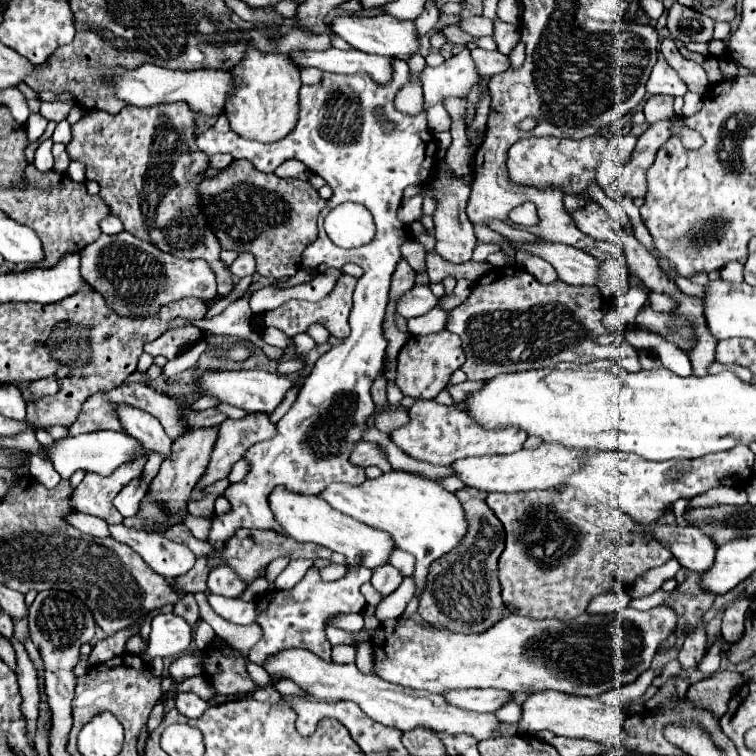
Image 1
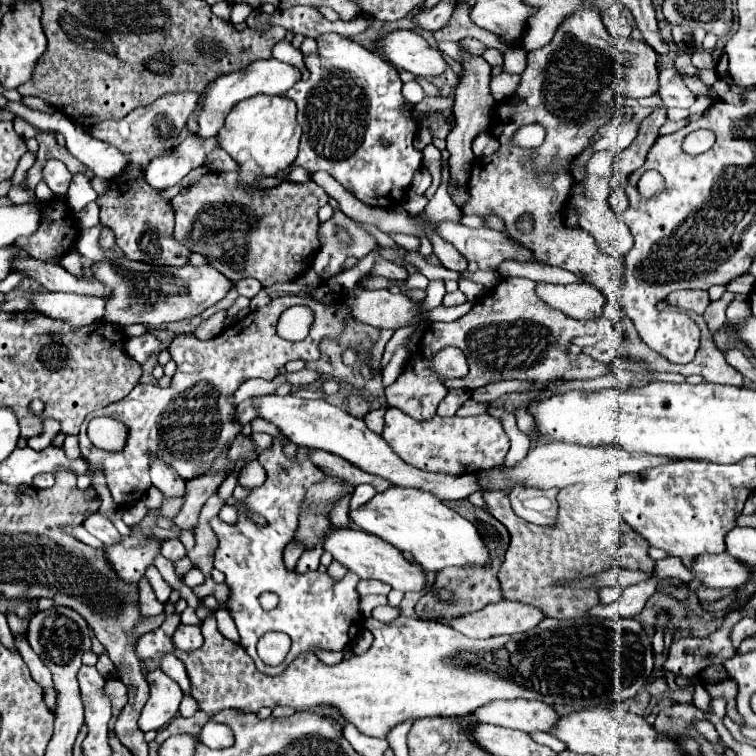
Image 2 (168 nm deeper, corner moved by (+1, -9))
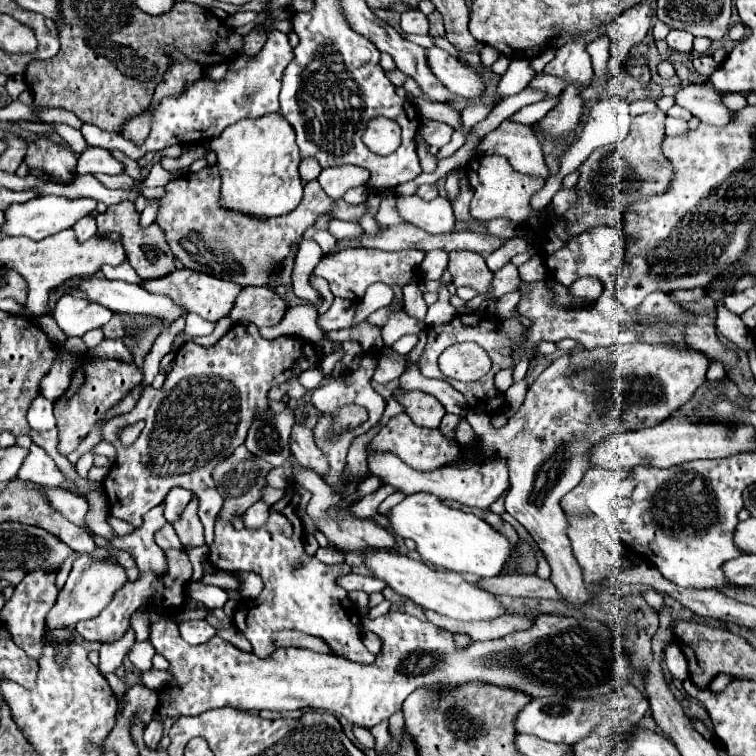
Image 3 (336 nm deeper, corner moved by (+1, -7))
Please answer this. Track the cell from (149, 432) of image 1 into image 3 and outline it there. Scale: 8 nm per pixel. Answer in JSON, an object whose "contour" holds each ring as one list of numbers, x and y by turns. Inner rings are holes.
{"contour":[[180,487,172,489,172,491,168,493,166,501,164,501,164,505,166,505,164,515,166,515,166,519,168,519,170,523,174,523,176,519,180,519,184,507,186,507,190,501,192,501,192,493,190,493,190,491,180,489]]}

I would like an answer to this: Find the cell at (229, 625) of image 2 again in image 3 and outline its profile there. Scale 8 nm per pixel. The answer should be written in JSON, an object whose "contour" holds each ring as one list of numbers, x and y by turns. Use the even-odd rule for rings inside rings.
{"contour":[[190,581,186,586,186,596,192,601,202,603,208,609,222,609,228,601,228,593,220,587,194,581]]}

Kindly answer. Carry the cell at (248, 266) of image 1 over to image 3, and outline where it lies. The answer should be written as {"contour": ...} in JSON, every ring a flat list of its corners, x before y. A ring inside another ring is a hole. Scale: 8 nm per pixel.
{"contour":[[270,285,244,287,236,299,230,319,234,323,254,323,256,327,278,325,286,309,286,301]]}

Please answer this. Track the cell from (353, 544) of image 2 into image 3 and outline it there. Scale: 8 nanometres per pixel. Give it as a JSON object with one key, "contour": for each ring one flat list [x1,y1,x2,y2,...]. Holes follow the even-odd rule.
{"contour":[[374,551,370,557,364,559,368,569,374,573,374,577,382,579,392,587,398,595,412,599,416,605,424,609,432,609,440,615,446,615,456,621,492,621,496,617,502,617,508,613,506,607,488,591,470,585,464,581,460,573,454,571,442,571,442,569,432,569,424,561,414,561,406,555,392,555,386,551]]}

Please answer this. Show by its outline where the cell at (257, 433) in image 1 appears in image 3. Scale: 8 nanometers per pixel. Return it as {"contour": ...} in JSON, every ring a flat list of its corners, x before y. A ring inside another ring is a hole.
{"contour":[[194,497,194,499,188,503,186,511,182,513,180,521,174,523,176,535,178,535,178,539,182,541,182,547,184,547,184,549,204,545,204,529,202,529,202,523,200,523,200,519,198,519,196,509,198,509,198,499]]}

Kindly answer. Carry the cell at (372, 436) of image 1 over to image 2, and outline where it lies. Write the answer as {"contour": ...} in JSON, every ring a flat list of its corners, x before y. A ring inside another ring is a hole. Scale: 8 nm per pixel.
{"contour":[[258,395,252,397,252,407,256,409,258,417,274,423,284,437,288,437,292,443,296,445,304,445,304,447,314,447,314,449,322,449,322,451,330,451,334,455,340,455,344,459,348,459,352,465,360,467,362,471,368,471,372,475,378,475,382,479,388,479,392,485,396,487,414,487,414,489,422,489,422,491,430,491,434,493,438,499,448,501,448,499,466,499,470,493,480,491,478,479,472,473,464,473,464,475,444,475,444,473,430,473,430,471,422,471,414,465,408,465,406,461,402,461,392,449,390,445,384,441,384,437,376,435,374,431,370,431,364,423,364,419,352,417,350,413,342,411,340,407,330,405,324,399,302,399,298,395]]}

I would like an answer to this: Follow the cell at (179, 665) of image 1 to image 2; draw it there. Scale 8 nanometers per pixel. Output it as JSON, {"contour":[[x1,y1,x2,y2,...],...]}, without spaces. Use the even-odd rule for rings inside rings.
{"contour":[[162,669,148,673,150,685,150,699,142,709,138,727,142,731,162,729,178,715,178,705,182,701,182,691,174,679,170,679]]}

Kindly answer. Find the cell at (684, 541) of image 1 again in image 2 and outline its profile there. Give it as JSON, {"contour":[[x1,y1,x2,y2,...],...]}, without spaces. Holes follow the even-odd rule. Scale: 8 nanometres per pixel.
{"contour":[[704,553,704,557,696,557,696,561,692,561,690,571,706,587,738,589,748,581,752,569,728,553]]}

